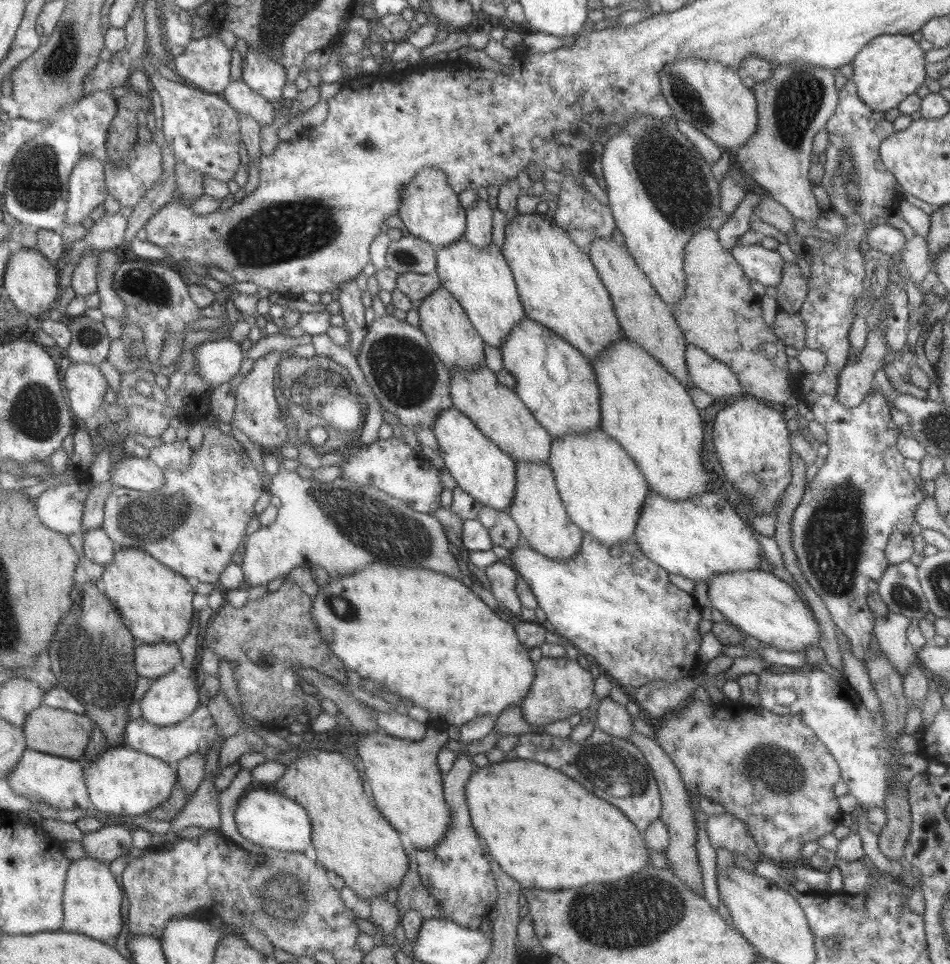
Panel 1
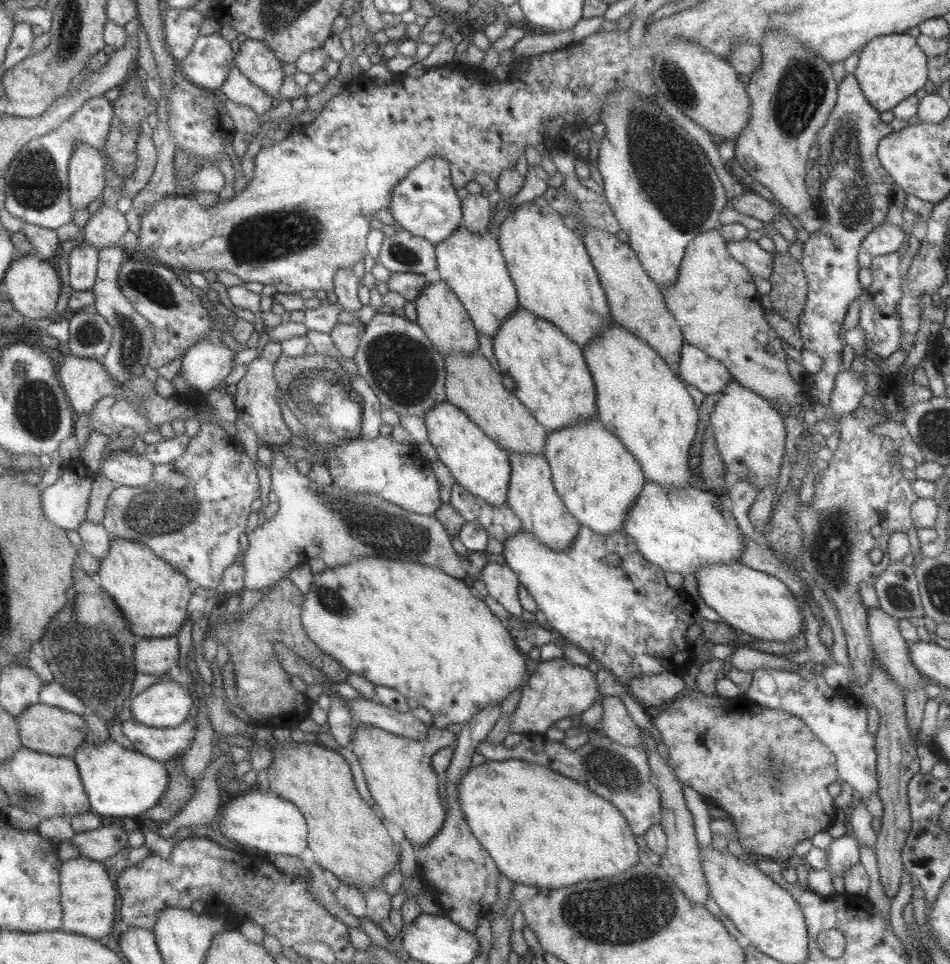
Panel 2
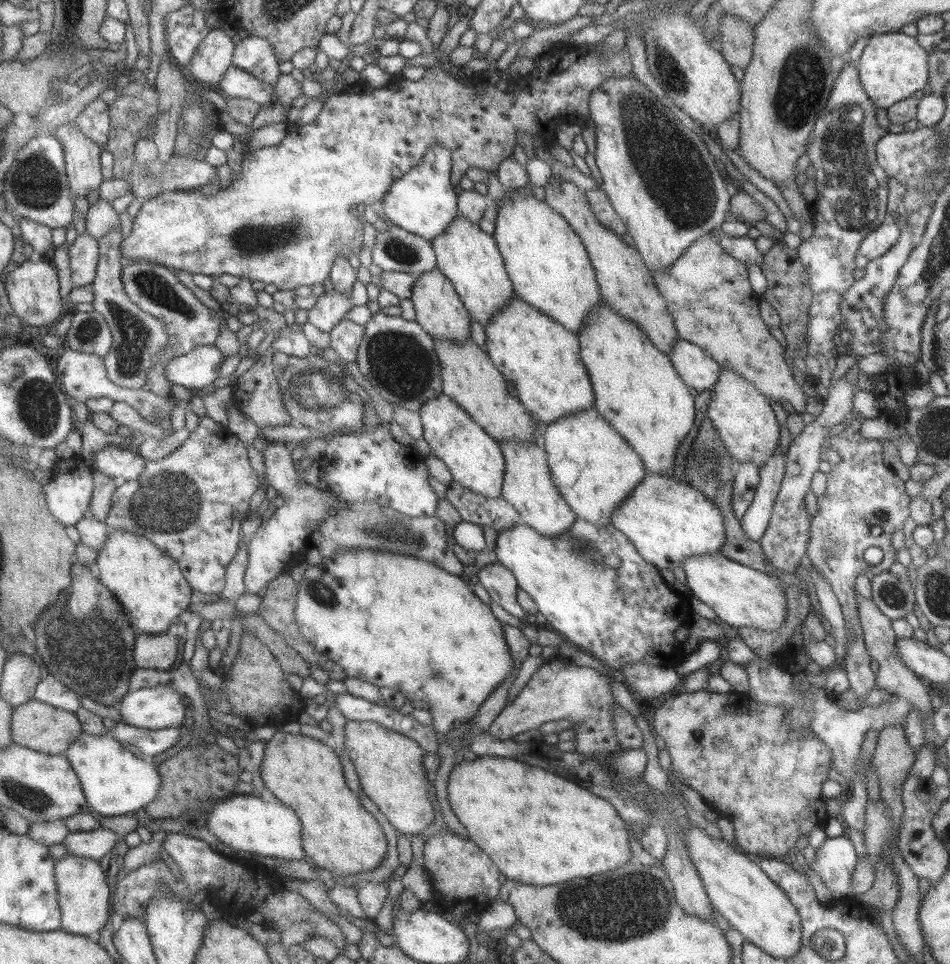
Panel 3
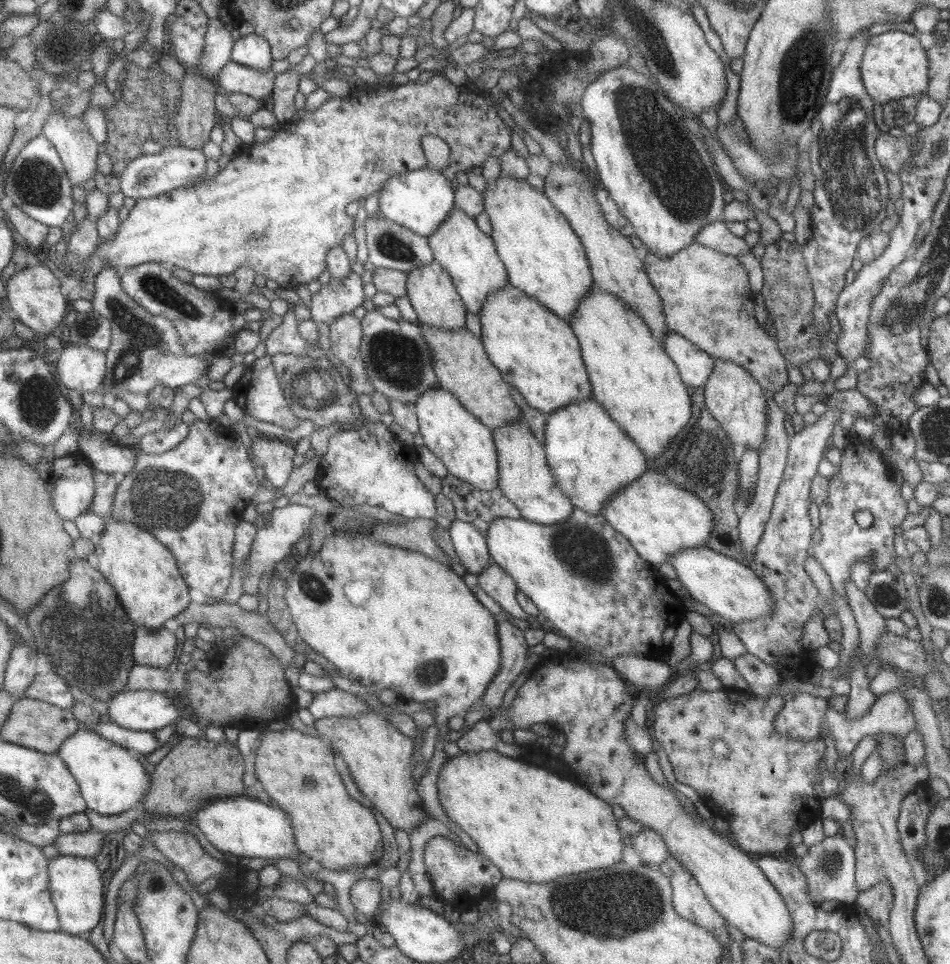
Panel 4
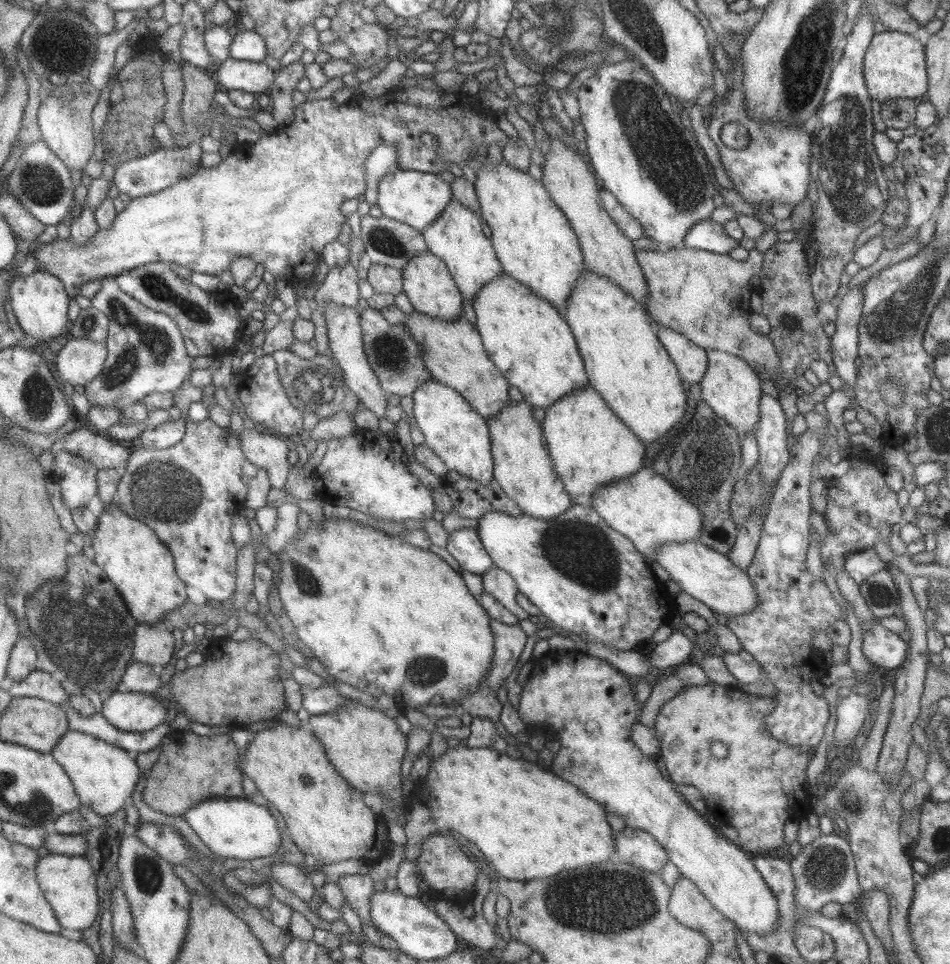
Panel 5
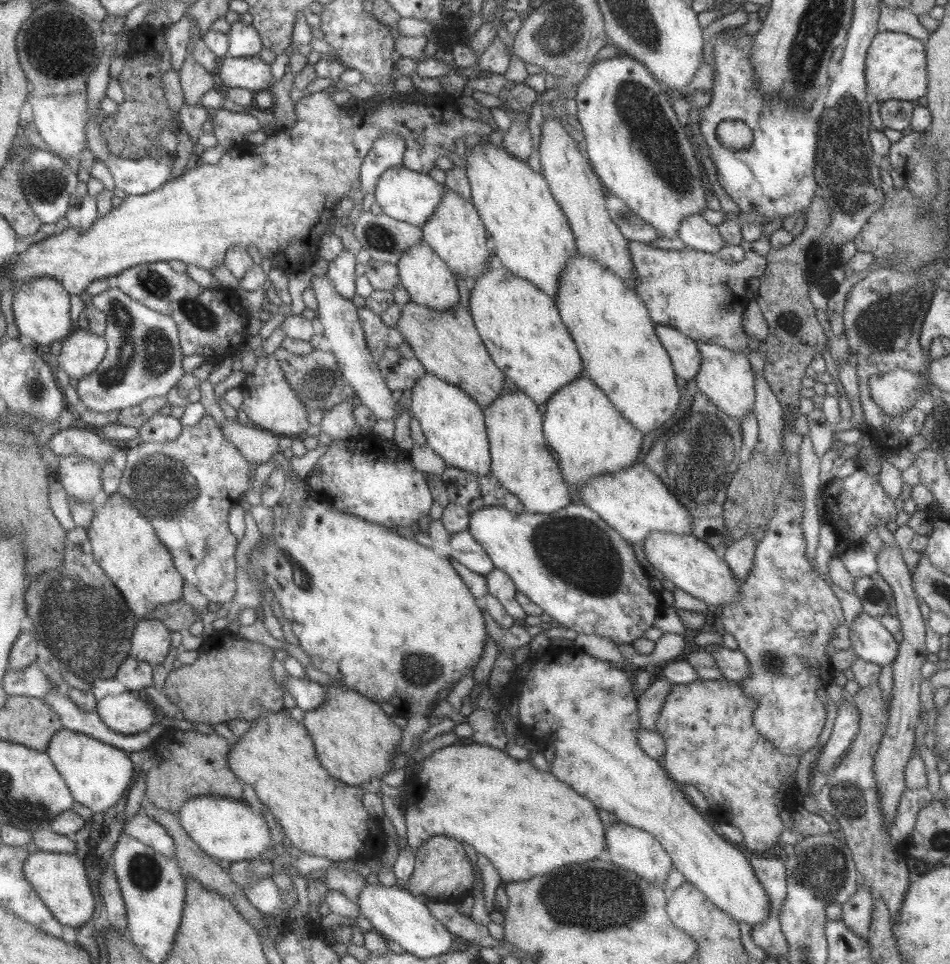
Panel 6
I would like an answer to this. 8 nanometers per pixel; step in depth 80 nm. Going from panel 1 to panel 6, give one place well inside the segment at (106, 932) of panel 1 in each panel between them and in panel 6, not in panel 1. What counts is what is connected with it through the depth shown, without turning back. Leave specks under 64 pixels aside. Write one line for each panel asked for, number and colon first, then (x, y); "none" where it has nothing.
2: (89, 898)
3: (85, 897)
4: (76, 883)
5: (69, 883)
6: (61, 880)

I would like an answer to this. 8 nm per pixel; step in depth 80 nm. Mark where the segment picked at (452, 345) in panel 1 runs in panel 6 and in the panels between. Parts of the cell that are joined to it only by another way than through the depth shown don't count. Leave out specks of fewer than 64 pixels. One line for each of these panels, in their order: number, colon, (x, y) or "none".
2: (440, 314)
3: (439, 311)
4: (432, 294)
5: (428, 284)
6: (429, 282)

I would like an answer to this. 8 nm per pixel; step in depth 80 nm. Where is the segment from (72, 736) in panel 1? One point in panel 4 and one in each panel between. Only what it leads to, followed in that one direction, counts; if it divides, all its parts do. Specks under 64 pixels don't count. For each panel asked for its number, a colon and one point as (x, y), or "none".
2: (47, 729)
3: (43, 727)
4: (33, 723)

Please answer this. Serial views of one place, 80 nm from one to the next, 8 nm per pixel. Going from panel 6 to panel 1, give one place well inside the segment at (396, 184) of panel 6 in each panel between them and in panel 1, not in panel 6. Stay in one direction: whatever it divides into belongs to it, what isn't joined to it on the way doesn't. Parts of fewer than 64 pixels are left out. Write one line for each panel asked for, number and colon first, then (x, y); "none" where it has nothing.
1: (429, 209)
2: (424, 202)
3: (422, 201)
4: (419, 200)
5: (415, 198)

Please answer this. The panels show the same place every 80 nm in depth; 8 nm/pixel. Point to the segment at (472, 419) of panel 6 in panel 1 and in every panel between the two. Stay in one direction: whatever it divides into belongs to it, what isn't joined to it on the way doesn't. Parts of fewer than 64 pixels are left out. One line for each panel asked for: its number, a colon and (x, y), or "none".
1: (485, 473)
2: (481, 467)
3: (473, 458)
4: (465, 447)
5: (453, 431)

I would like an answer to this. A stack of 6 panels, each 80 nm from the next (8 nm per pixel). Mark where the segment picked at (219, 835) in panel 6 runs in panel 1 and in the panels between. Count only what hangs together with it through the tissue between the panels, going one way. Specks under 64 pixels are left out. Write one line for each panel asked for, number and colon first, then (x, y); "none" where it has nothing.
1: (269, 819)
2: (273, 825)
3: (246, 822)
4: (244, 826)
5: (237, 828)

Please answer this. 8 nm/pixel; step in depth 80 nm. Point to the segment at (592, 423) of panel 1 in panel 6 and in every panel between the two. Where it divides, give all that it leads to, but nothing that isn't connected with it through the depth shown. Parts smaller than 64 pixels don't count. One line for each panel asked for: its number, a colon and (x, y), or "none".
2: (551, 380)
3: (538, 357)
4: (535, 351)
5: (528, 340)
6: (519, 325)

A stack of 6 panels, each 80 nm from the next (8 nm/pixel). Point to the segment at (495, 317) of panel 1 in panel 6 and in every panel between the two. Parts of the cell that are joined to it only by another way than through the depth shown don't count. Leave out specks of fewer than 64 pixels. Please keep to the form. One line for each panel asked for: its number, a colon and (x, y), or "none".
2: (472, 265)
3: (469, 258)
4: (468, 256)
5: (454, 235)
6: (454, 231)

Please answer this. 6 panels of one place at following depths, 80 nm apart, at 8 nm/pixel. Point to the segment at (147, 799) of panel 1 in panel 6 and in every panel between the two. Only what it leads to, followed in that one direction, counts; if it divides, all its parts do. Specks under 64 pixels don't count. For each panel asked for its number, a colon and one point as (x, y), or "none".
2: (120, 782)
3: (116, 782)
4: (113, 781)
5: (104, 775)
6: (99, 774)

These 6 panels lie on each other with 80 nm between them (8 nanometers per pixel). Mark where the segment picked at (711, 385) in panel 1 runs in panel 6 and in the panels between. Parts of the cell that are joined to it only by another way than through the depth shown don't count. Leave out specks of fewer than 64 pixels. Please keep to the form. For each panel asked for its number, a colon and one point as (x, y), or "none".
2: (694, 367)
3: (697, 369)
4: (694, 366)
5: (690, 360)
6: (684, 355)

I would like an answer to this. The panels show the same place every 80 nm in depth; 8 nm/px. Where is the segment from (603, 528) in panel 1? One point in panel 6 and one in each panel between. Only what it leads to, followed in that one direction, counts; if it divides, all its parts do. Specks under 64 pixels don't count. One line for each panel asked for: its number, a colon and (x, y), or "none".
2: (597, 480)
3: (593, 469)
4: (590, 457)
5: (588, 445)
6: (589, 437)

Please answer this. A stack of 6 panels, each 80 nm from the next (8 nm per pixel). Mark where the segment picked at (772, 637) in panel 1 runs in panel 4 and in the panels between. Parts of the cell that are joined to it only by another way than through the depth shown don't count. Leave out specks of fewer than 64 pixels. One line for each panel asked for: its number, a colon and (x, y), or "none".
2: (762, 606)
3: (740, 596)
4: (730, 590)

